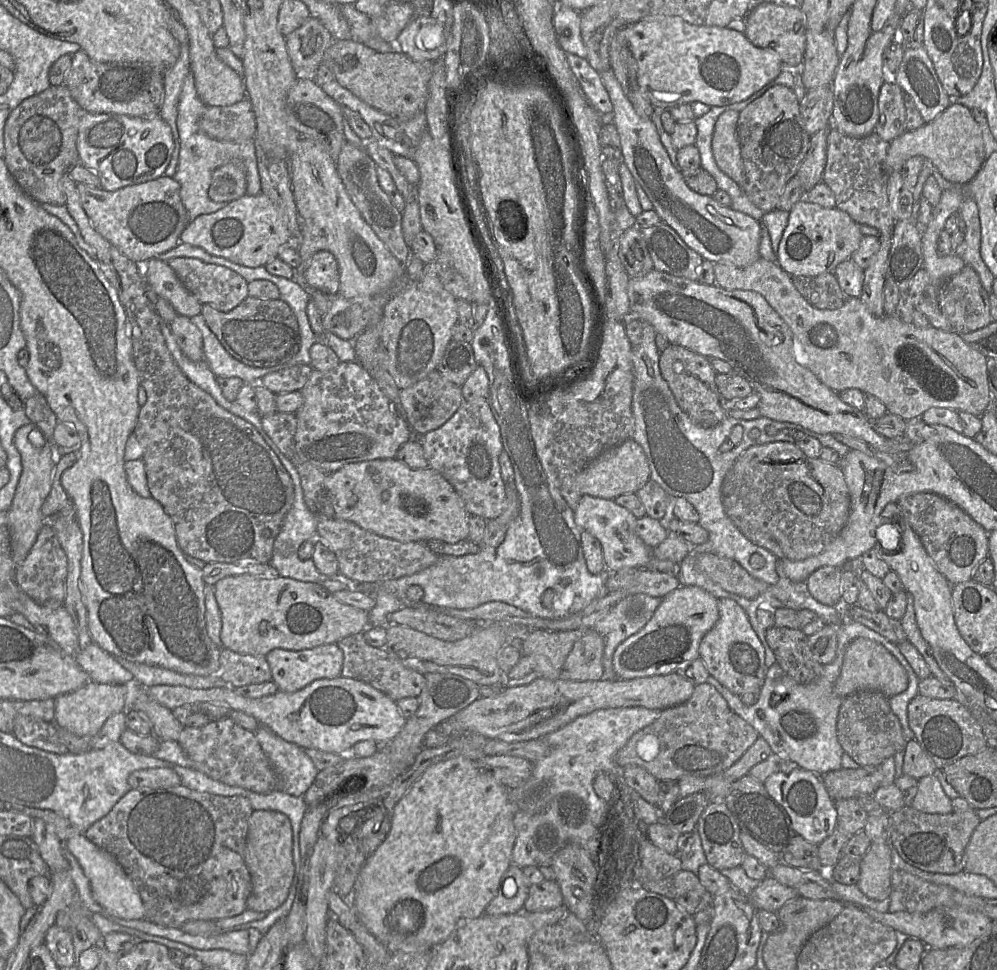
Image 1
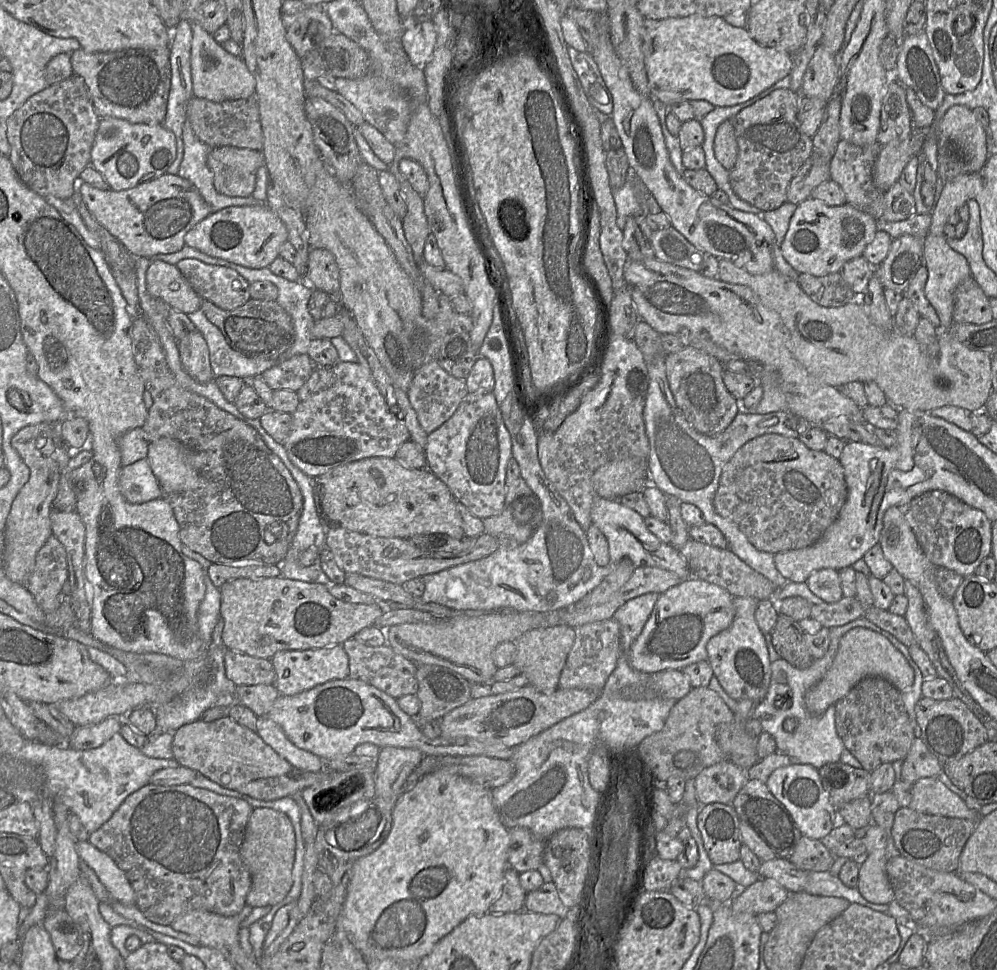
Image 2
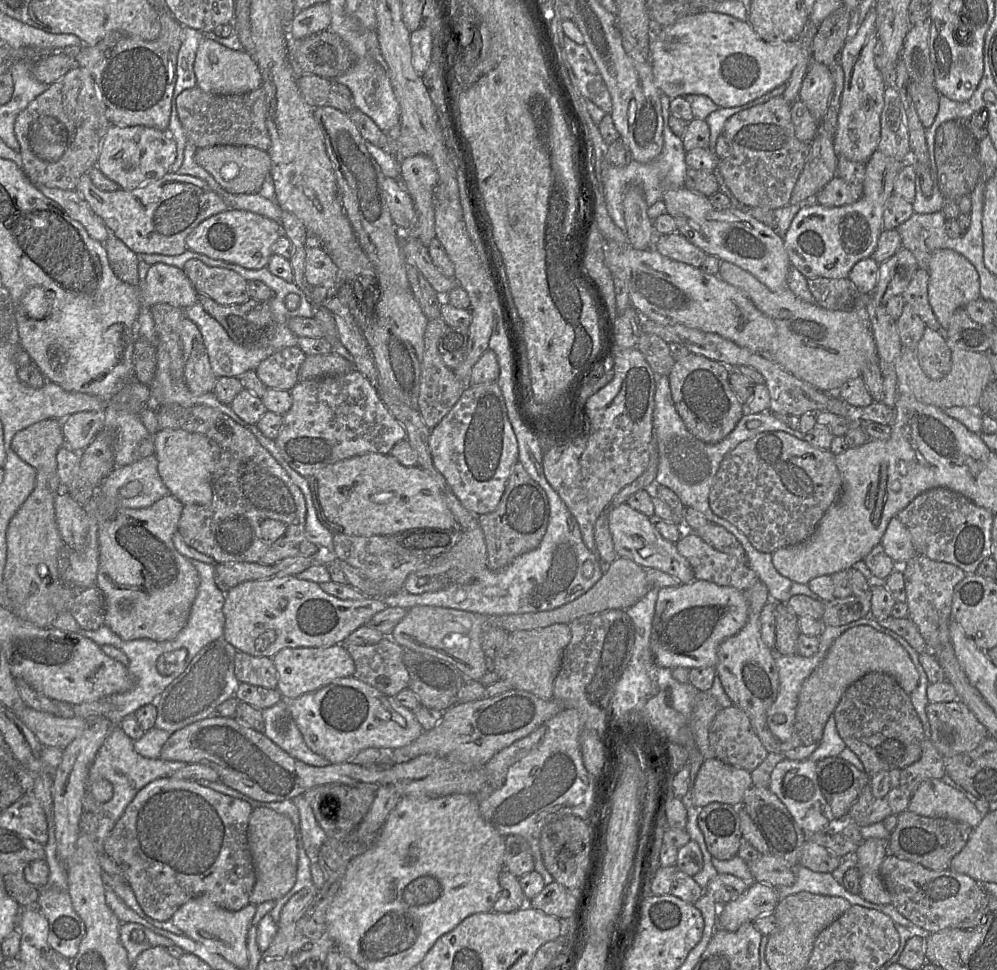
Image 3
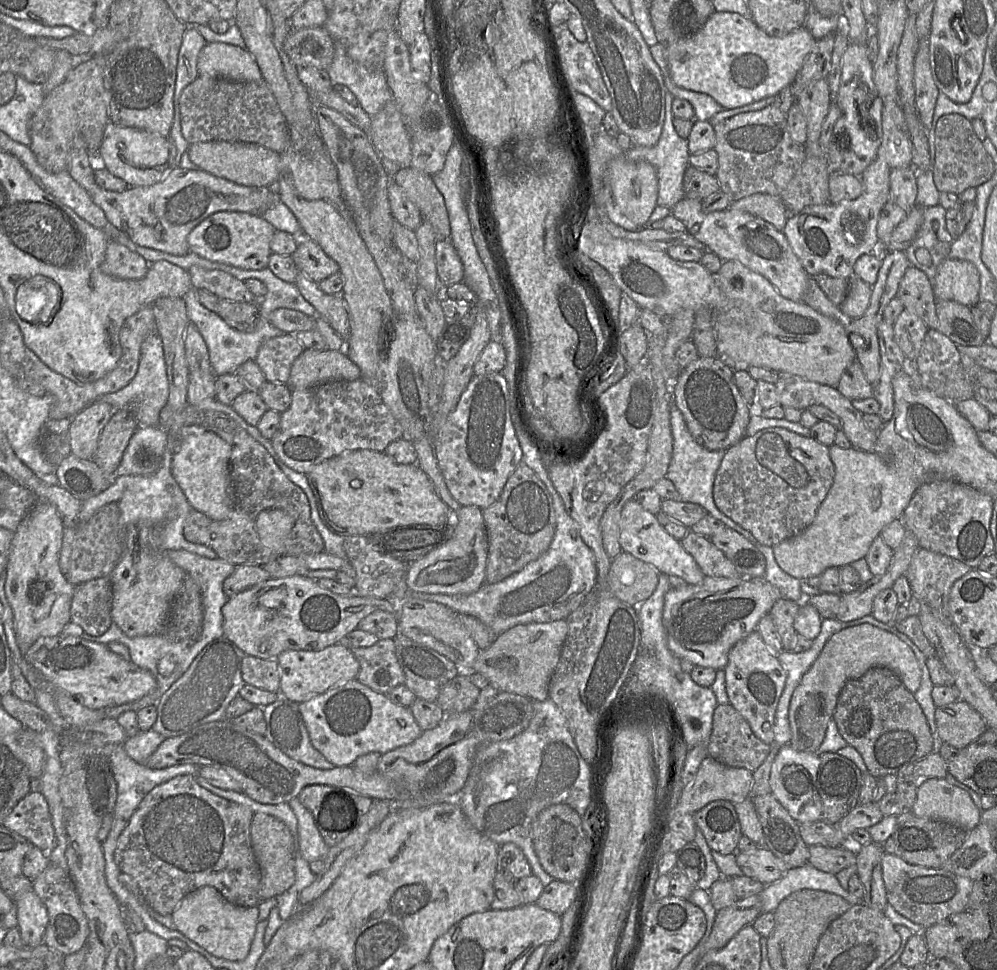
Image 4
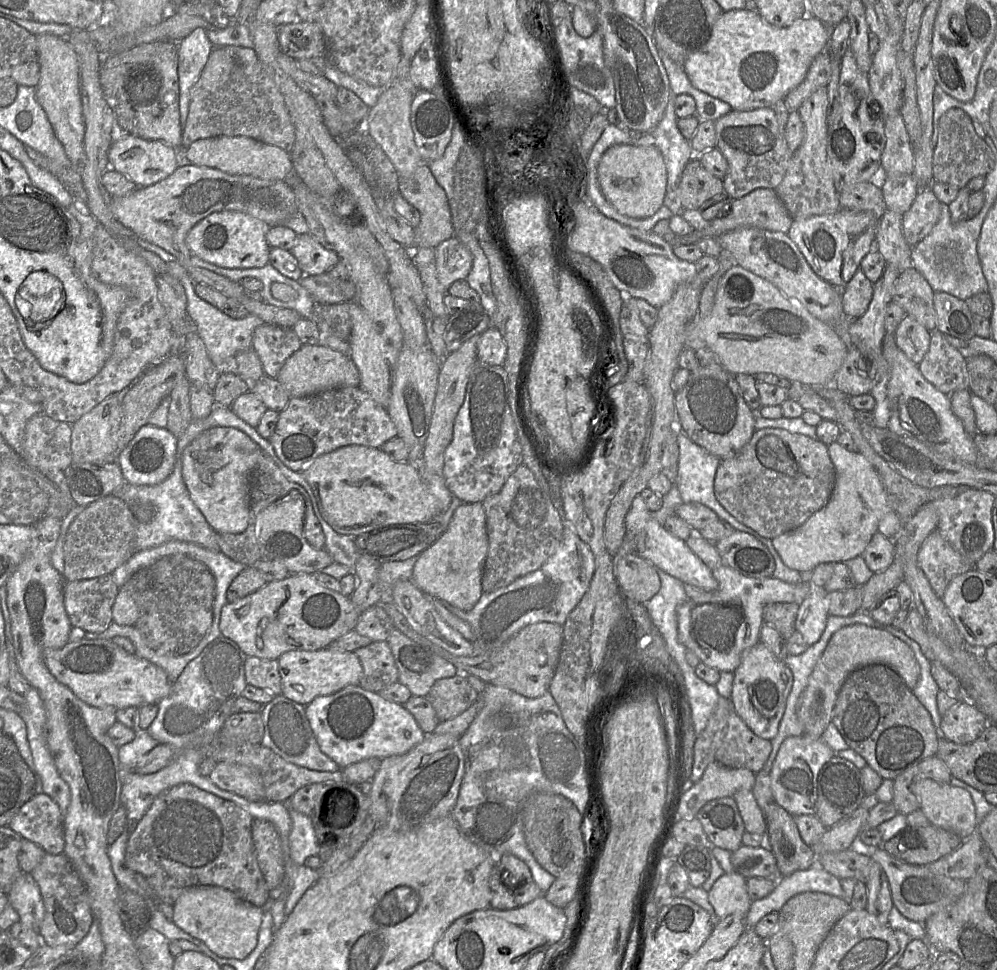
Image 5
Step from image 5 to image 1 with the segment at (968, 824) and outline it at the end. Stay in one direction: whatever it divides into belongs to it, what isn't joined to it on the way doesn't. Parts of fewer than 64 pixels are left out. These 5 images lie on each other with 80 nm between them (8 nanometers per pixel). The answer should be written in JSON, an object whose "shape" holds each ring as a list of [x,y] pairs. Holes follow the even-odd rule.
{"shape":[[[936,774],[918,780],[918,791],[911,805],[927,813],[948,814],[954,811],[952,799],[945,793]]]}

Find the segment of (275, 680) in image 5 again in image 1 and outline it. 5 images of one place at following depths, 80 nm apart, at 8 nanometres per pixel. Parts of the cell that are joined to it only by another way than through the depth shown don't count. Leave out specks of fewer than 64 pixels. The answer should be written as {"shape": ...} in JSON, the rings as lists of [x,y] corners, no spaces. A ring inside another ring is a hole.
{"shape":[[[223,648],[220,664],[219,676],[233,688],[272,680],[271,668],[265,656],[242,654]]]}

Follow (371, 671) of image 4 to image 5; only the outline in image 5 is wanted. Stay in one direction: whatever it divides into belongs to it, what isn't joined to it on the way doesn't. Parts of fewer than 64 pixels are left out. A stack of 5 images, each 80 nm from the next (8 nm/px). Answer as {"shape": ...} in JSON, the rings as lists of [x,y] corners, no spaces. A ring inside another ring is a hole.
{"shape":[[[387,641],[372,642],[356,649],[354,653],[363,667],[359,682],[363,689],[379,693],[398,682],[398,669]]]}

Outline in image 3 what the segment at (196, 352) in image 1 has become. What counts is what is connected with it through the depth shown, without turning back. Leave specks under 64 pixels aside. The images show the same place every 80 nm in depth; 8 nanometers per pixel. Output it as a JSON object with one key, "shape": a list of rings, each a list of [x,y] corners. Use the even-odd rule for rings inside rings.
{"shape":[[[207,350],[185,356],[184,380],[194,394],[213,392],[217,377],[213,373]]]}

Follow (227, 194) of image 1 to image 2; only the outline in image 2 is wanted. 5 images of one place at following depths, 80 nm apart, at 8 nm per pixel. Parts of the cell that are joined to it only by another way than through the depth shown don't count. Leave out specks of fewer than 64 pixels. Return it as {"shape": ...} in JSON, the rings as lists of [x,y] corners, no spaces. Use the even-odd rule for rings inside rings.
{"shape":[[[231,146],[215,147],[207,157],[213,173],[213,186],[223,195],[251,196],[256,184],[257,171],[264,165],[261,151]]]}

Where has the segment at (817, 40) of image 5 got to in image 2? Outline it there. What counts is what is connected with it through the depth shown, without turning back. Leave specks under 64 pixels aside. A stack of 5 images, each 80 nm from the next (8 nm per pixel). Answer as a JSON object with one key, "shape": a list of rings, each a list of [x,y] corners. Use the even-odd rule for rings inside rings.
{"shape":[[[690,15],[657,21],[653,29],[645,28],[642,50],[648,78],[649,96],[667,106],[681,101],[706,100],[715,107],[734,106],[748,101],[789,75],[792,55],[784,50],[757,43],[745,27],[734,27],[723,17]]]}

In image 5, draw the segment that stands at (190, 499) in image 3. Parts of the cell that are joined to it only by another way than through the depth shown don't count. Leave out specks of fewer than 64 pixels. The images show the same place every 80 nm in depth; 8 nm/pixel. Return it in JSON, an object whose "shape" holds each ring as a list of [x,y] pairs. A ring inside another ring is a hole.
{"shape":[[[212,427],[184,450],[182,477],[190,497],[218,533],[242,533],[250,518],[250,486],[262,449],[245,433],[232,427]]]}

